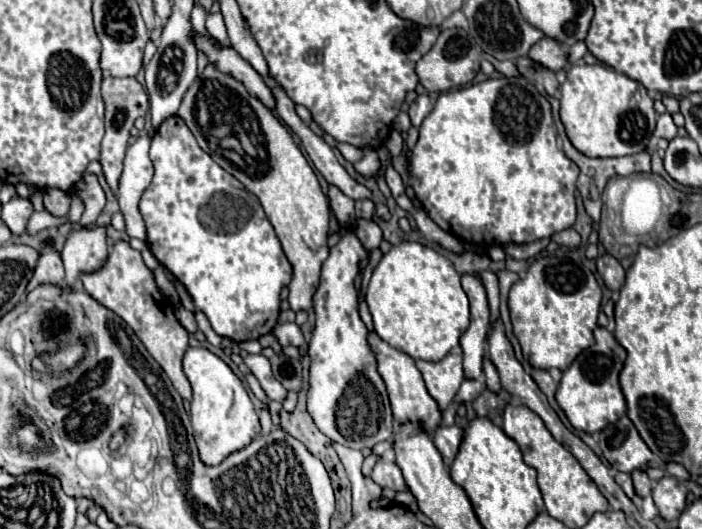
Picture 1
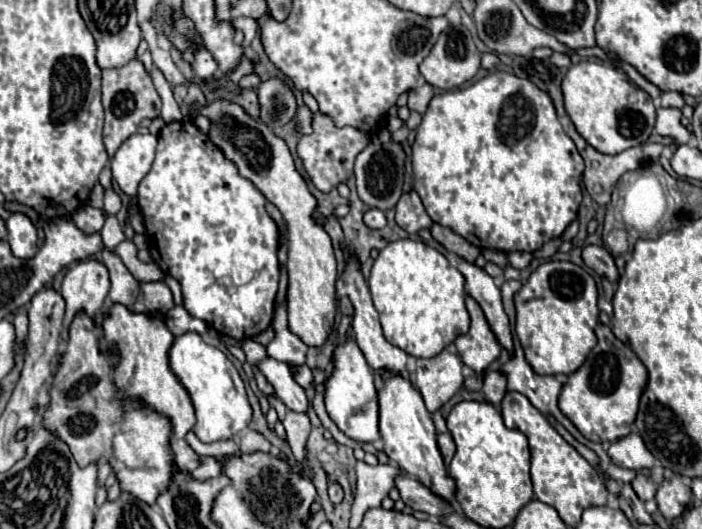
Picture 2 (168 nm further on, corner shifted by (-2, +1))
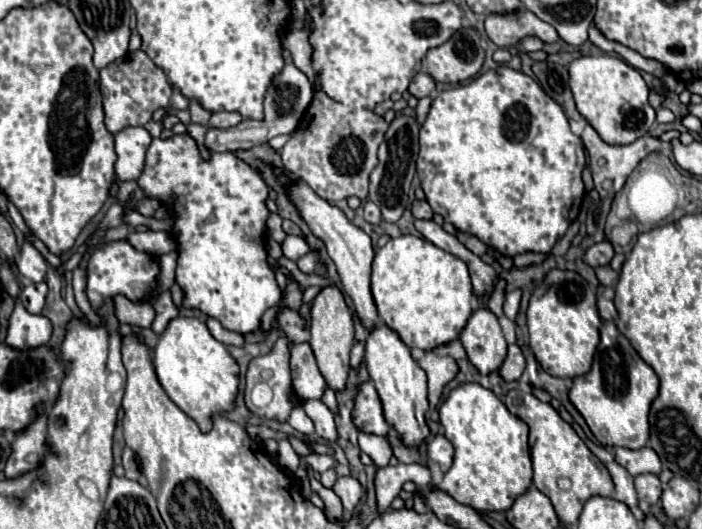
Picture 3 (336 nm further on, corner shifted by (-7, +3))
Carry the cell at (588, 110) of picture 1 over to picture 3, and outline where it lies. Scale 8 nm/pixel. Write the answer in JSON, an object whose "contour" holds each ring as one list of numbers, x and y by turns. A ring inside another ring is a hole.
{"contour":[[610,54,580,56,570,64,570,90,576,100,578,112,588,124,612,146,626,146,646,136,656,120,656,110,648,102,650,88,642,74,620,58]]}

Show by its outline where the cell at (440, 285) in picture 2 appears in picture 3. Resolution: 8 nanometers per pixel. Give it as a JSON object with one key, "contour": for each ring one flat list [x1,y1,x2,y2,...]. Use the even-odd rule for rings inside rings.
{"contour":[[410,234,390,238,388,244,376,252,372,264,372,294,376,300,378,316,390,330,400,336,408,348,418,346,422,350,434,350,448,344,450,340,458,338,472,314,472,282,466,264,442,248,430,244,428,240]]}

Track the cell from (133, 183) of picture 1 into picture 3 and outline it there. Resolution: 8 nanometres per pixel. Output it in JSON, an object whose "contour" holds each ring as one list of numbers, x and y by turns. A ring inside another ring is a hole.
{"contour":[[142,126,124,128,114,136,116,140,116,178,118,180,138,180,144,170,146,152,152,136]]}

